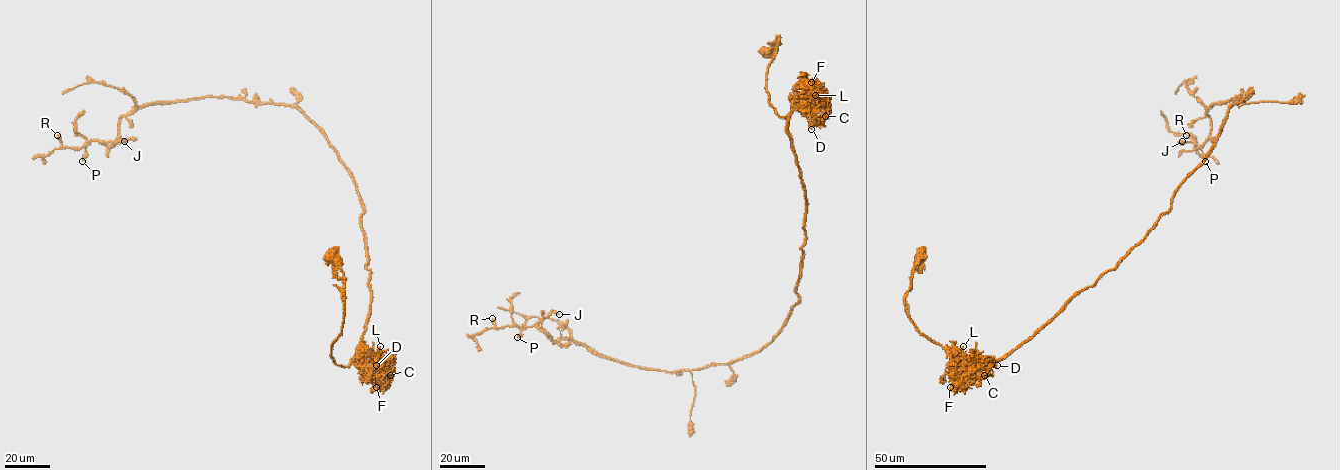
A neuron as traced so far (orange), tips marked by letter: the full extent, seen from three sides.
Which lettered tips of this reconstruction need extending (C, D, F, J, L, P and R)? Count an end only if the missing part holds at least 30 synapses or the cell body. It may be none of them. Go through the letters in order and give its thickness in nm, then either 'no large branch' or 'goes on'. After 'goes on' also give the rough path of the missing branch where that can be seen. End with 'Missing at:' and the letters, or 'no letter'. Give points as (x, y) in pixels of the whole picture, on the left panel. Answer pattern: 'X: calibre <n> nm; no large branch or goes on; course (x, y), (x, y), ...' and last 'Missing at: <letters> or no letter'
C: calibre 200 nm; no large branch
D: calibre 150 nm; no large branch
F: calibre 160 nm; no large branch
J: calibre 360 nm; no large branch
L: calibre 190 nm; no large branch
P: calibre 500 nm; no large branch
R: calibre 480 nm; no large branch
Missing at: no letter

